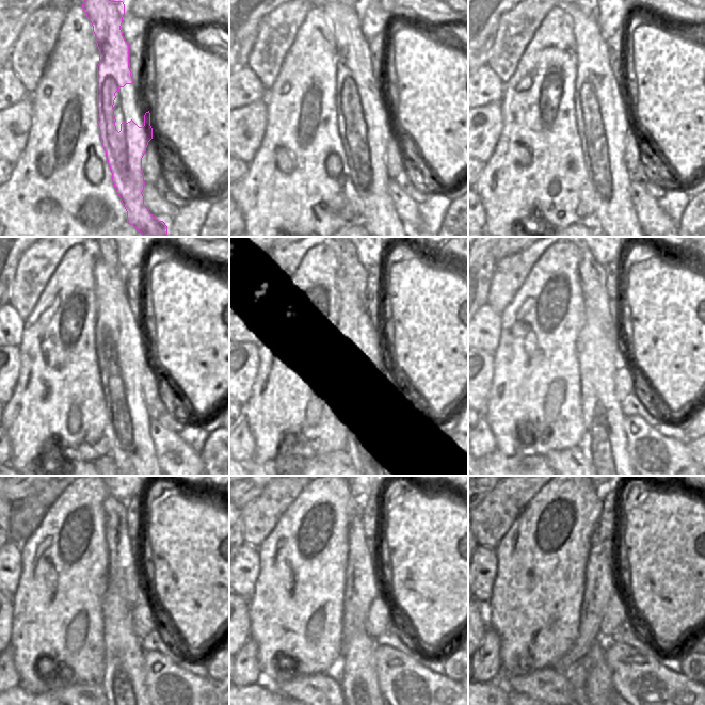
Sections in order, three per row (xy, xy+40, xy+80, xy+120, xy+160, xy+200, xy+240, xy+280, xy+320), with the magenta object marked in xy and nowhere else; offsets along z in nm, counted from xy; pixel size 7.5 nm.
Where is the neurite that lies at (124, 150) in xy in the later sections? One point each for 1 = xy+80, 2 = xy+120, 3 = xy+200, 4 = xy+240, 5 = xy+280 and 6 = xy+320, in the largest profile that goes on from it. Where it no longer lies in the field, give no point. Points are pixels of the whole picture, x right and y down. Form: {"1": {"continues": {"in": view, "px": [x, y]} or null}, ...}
{"1": {"continues": {"in": "xy+80", "px": [603, 146]}}, "2": {"continues": {"in": "xy+120", "px": [131, 448]}}, "3": {"continues": {"in": "xy+200", "px": [604, 442]}}, "4": {"continues": {"in": "xy+240", "px": [123, 682]}}, "5": {"continues": {"in": "xy+280", "px": [357, 672]}}, "6": {"continues": {"in": "xy+320", "px": [598, 687]}}}

